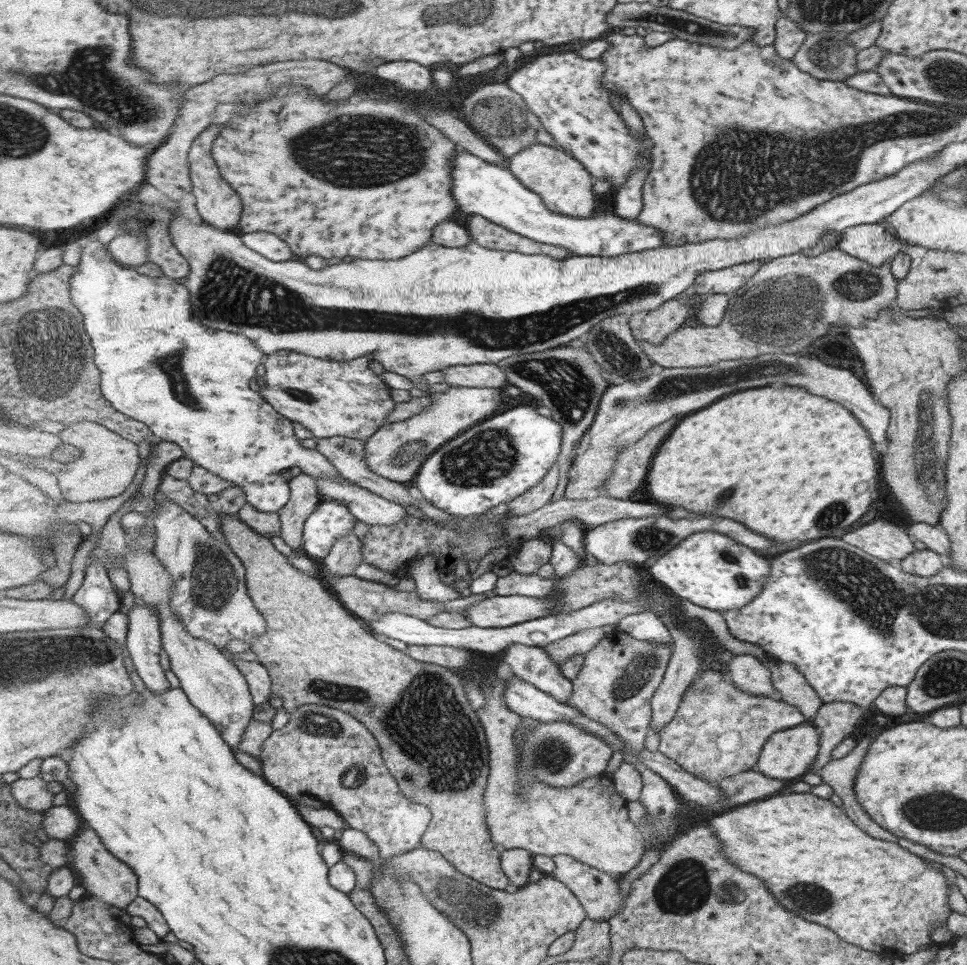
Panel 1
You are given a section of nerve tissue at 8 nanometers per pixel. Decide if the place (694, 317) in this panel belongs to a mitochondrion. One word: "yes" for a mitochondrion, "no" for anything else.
no

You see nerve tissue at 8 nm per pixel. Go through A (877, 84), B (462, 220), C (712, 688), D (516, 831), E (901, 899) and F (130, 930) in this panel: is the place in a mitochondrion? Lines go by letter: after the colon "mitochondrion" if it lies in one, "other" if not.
A: other
B: other
C: mitochondrion
D: other
E: other
F: other

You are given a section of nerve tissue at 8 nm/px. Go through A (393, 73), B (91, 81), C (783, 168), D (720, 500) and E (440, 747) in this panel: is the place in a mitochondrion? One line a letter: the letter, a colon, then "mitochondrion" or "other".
A: other
B: mitochondrion
C: mitochondrion
D: mitochondrion
E: mitochondrion

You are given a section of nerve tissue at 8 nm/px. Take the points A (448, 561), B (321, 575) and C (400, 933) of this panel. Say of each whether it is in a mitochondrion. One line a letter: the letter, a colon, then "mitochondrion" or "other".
A: other
B: other
C: other

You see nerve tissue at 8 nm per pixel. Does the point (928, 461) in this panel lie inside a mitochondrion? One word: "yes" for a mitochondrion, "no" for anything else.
yes

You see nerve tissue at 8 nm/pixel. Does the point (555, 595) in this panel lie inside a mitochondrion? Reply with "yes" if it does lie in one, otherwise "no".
no

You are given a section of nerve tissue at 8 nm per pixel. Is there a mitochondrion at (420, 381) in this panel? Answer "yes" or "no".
no

